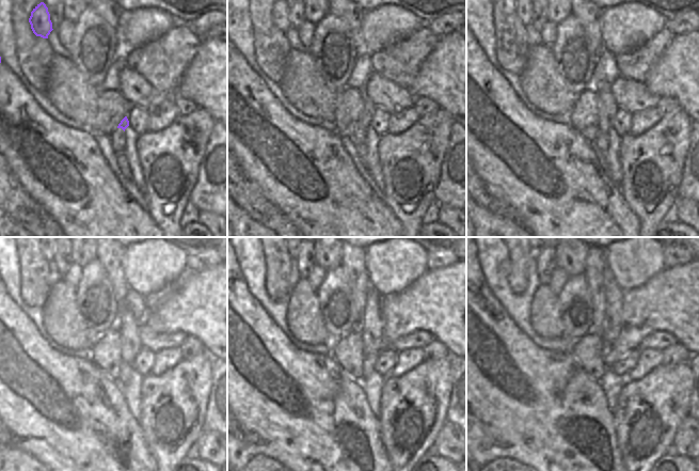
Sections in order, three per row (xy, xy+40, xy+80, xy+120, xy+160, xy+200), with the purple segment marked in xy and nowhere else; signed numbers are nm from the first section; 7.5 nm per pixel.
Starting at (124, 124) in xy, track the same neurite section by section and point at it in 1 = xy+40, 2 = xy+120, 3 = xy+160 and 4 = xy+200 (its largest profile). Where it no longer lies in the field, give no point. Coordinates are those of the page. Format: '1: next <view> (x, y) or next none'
1: next xy+40 (364, 120)
2: next xy+120 (130, 345)
3: next xy+160 (371, 329)
4: next xy+200 (613, 293)

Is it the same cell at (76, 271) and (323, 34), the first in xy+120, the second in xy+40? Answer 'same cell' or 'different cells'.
different cells

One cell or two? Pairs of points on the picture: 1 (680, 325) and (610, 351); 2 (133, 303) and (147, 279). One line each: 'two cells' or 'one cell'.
1: one cell
2: two cells

